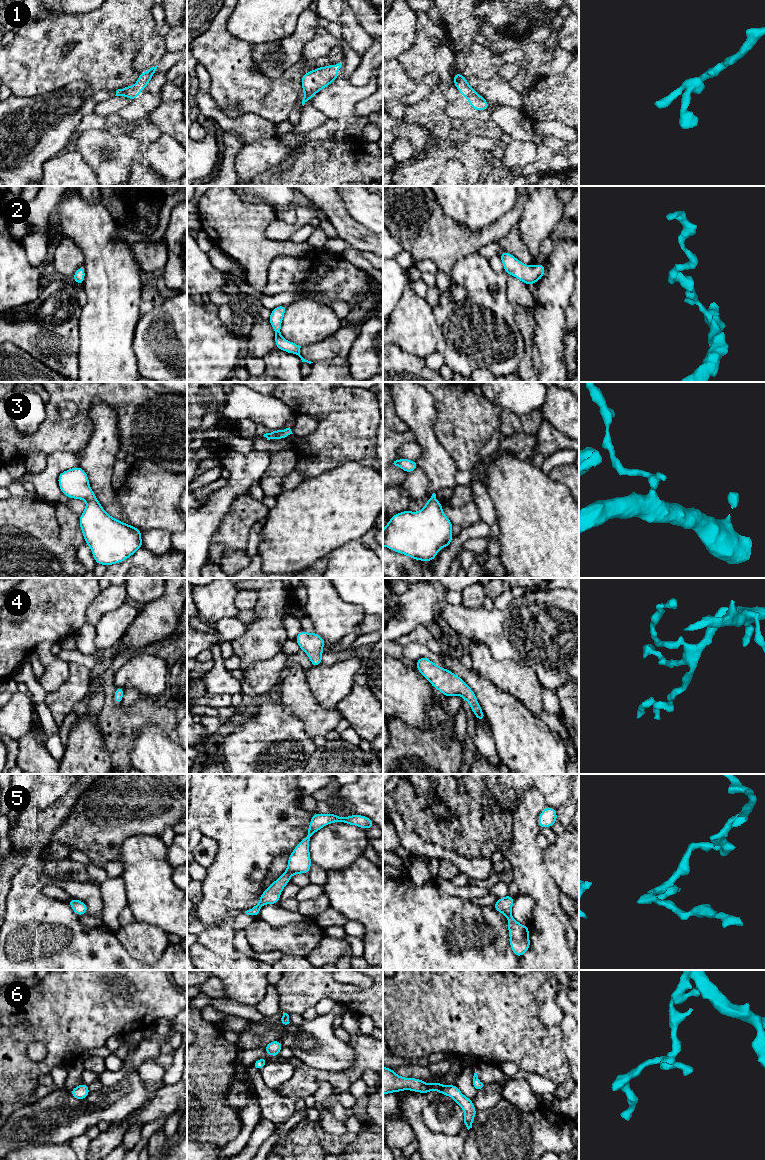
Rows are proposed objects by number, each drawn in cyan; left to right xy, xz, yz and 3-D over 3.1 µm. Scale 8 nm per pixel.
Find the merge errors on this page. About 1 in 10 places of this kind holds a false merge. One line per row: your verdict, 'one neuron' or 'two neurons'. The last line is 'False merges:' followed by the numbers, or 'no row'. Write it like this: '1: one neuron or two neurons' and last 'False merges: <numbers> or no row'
1: one neuron
2: one neuron
3: one neuron
4: one neuron
5: one neuron
6: one neuron
False merges: no row

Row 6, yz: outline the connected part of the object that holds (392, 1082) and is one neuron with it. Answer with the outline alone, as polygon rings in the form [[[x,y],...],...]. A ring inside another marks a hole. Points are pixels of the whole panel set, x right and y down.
[[[383,1067],[383,1095],[390,1092],[398,1093],[402,1090],[420,1092],[425,1095],[427,1095],[429,1091],[435,1090],[442,1095],[453,1098],[464,1111],[465,1117],[463,1125],[465,1125],[468,1130],[472,1128],[477,1110],[472,1103],[472,1099],[465,1097],[455,1084],[442,1085],[440,1082],[427,1084],[423,1080],[417,1078],[398,1076],[393,1069]]]

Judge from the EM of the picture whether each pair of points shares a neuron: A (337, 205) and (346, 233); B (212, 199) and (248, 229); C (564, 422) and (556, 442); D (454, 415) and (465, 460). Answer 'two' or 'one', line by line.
A: one
B: one
C: two
D: one

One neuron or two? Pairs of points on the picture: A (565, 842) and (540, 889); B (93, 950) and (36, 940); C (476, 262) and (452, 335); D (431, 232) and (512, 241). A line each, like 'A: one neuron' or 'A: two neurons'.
A: two neurons
B: one neuron
C: one neuron
D: two neurons

